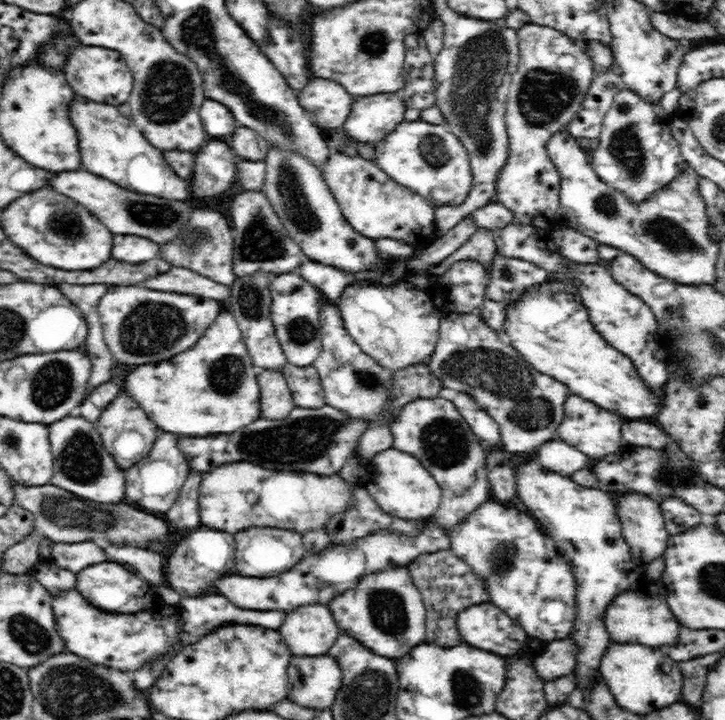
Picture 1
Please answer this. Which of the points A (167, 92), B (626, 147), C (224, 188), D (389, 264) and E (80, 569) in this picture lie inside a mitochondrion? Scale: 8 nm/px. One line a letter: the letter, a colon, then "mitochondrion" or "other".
A: mitochondrion
B: mitochondrion
C: other
D: other
E: other

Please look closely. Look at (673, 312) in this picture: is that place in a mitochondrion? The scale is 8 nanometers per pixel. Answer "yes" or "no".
yes

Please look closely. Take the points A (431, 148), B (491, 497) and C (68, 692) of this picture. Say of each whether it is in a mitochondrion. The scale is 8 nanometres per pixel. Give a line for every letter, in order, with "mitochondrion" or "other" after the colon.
A: mitochondrion
B: other
C: mitochondrion

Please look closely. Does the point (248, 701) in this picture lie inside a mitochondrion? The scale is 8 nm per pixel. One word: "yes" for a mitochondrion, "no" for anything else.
no

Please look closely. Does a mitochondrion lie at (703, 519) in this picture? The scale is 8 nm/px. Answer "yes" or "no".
no

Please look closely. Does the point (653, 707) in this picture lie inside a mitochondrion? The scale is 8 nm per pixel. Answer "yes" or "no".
no

